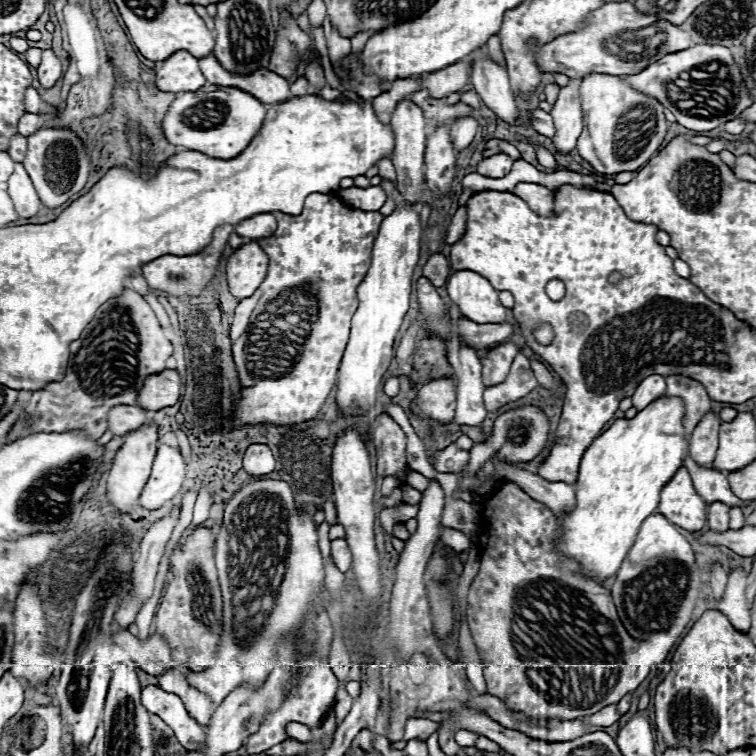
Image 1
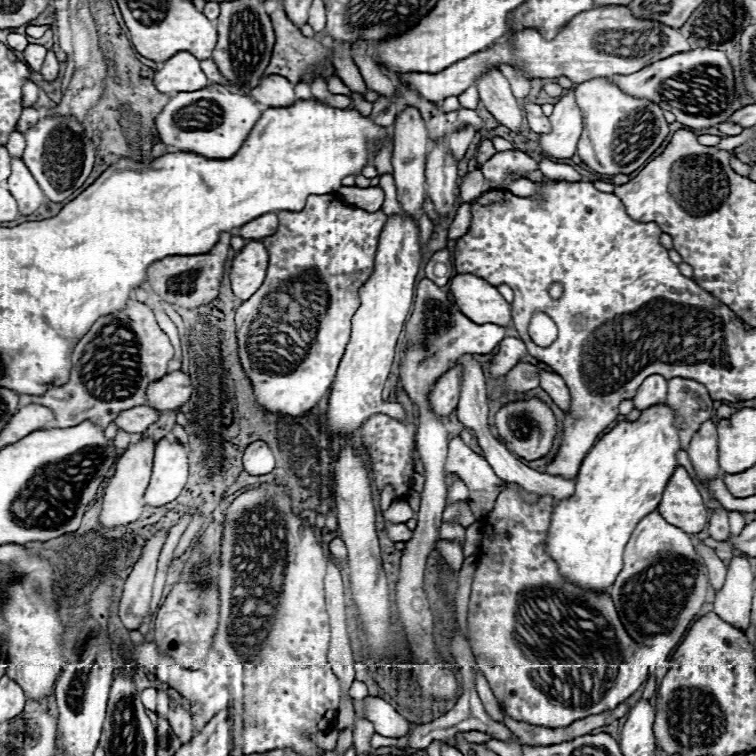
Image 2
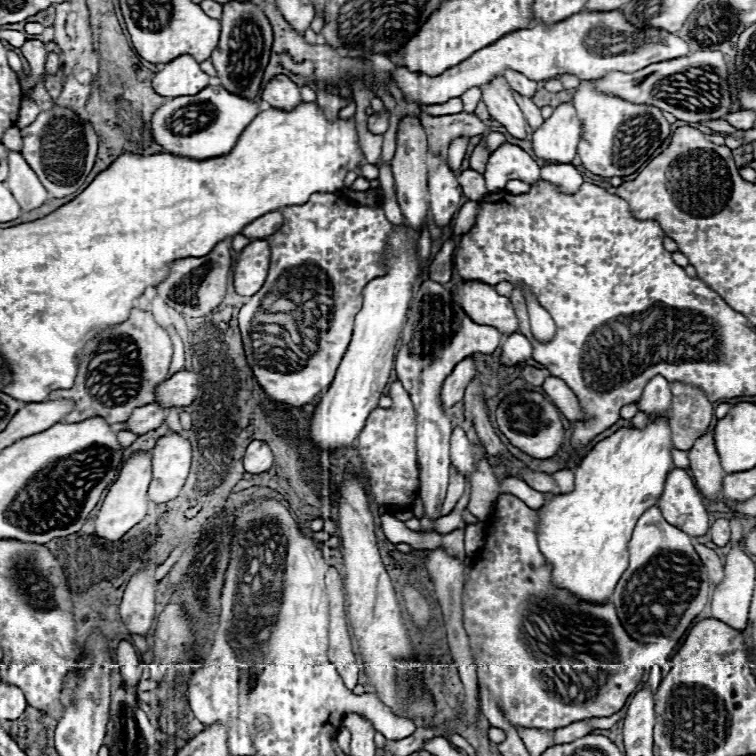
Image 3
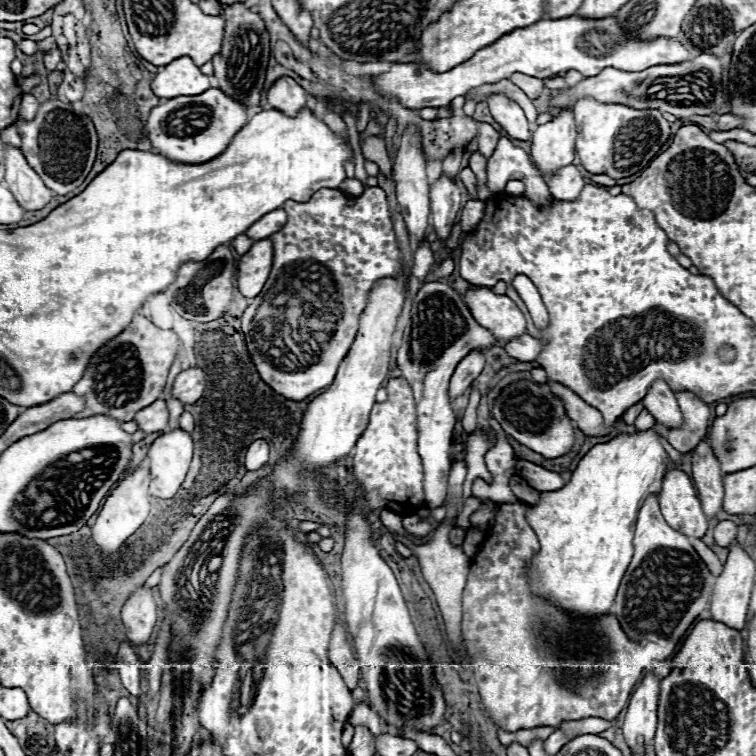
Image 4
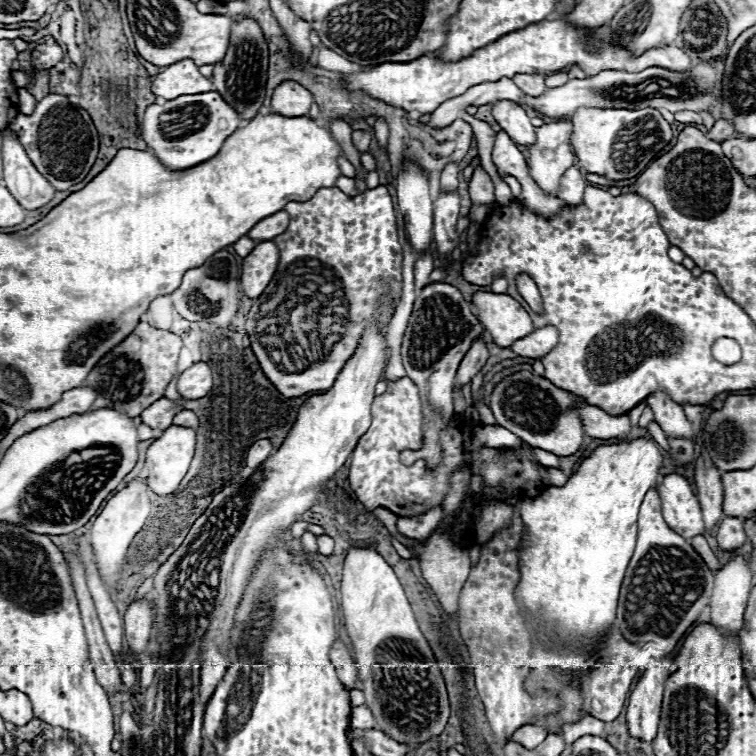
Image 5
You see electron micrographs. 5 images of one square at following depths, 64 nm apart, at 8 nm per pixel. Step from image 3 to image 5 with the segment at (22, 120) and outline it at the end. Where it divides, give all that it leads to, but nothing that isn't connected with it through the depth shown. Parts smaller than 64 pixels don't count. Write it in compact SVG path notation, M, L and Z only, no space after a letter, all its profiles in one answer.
M18 88L18 98L20 98L20 112L22 114L32 114L36 108L36 100L32 94L26 92L26 88Z

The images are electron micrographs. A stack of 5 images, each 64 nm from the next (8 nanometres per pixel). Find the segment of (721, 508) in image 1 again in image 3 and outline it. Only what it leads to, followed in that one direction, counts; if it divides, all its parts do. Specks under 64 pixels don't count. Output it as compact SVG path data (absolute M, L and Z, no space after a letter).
M720 518L720 520L716 520L716 522L712 524L710 532L712 532L712 542L714 542L714 544L726 546L728 540L730 540L730 522L724 520L724 518Z

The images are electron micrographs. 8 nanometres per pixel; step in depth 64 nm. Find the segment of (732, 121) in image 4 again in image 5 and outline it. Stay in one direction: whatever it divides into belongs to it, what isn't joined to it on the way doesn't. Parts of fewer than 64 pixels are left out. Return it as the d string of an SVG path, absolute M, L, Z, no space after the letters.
M716 120L716 124L706 132L706 136L712 138L712 140L716 140L716 142L722 142L724 136L732 136L732 132L734 132L734 128L732 128L730 122L726 122L726 120Z

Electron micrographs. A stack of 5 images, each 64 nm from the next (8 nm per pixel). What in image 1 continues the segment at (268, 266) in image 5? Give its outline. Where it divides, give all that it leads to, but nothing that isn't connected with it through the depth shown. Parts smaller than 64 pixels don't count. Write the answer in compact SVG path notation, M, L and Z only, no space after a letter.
M248 242L240 246L226 264L226 278L230 292L238 298L250 298L260 282L266 278L266 268L268 268L268 256L260 248L258 242Z

